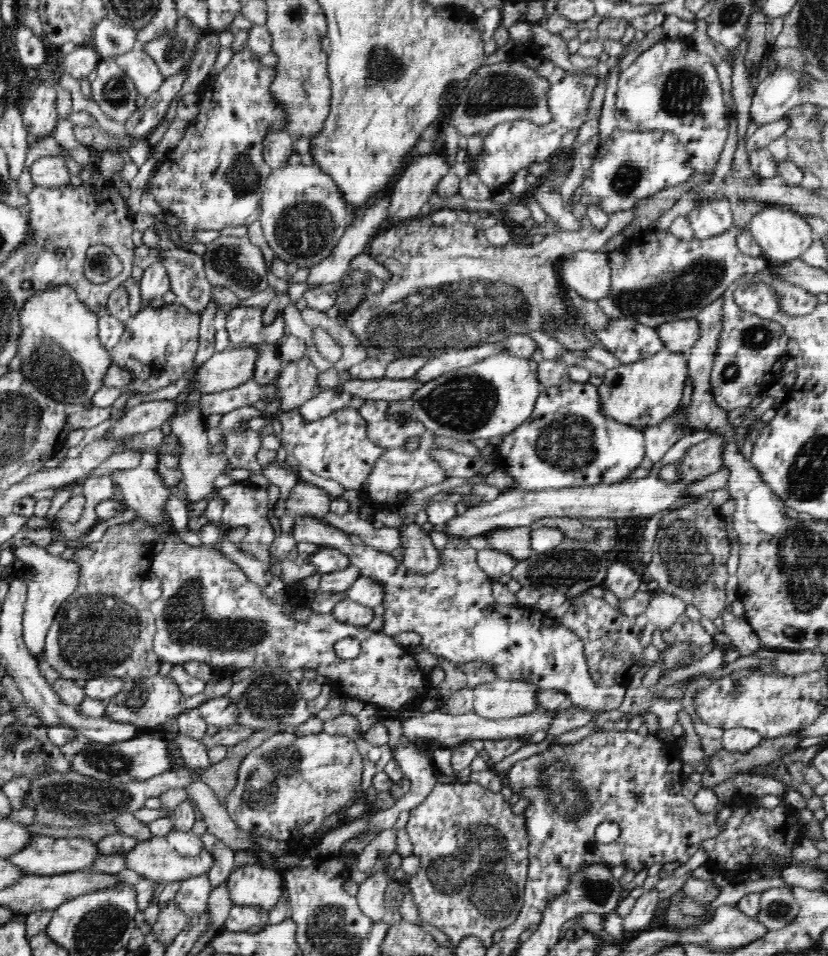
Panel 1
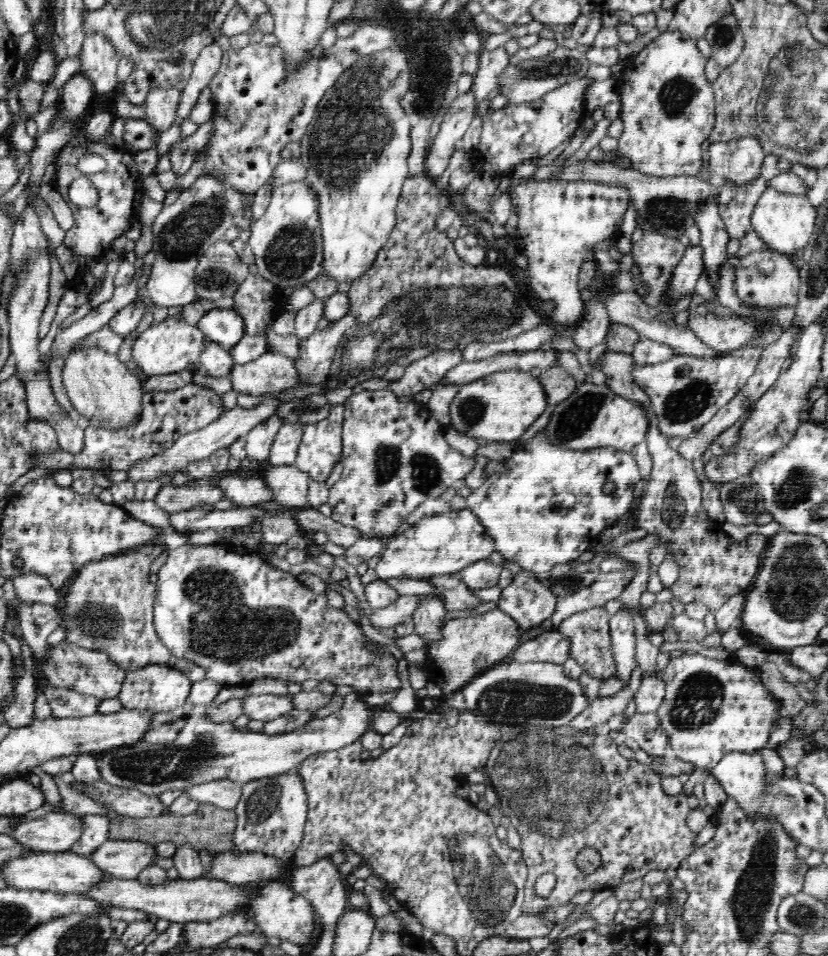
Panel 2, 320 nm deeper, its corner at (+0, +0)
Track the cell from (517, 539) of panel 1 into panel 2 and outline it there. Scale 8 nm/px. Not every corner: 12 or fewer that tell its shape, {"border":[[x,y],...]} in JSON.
{"border":[[523,569],[497,606],[522,631],[552,616],[558,597]]}

